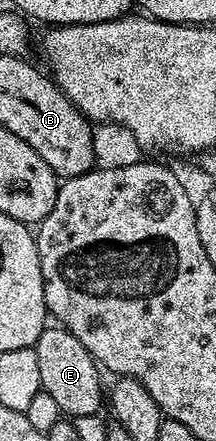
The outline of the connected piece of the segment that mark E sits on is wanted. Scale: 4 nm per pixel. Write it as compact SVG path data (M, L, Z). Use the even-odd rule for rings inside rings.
M45 329L36 342L38 369L42 372L40 390L50 393L60 412L73 420L95 415L101 410L100 406L103 403L105 406L106 403L106 387L100 384L101 368L96 358L86 349L86 345L78 341L78 337L63 329L55 330Z

